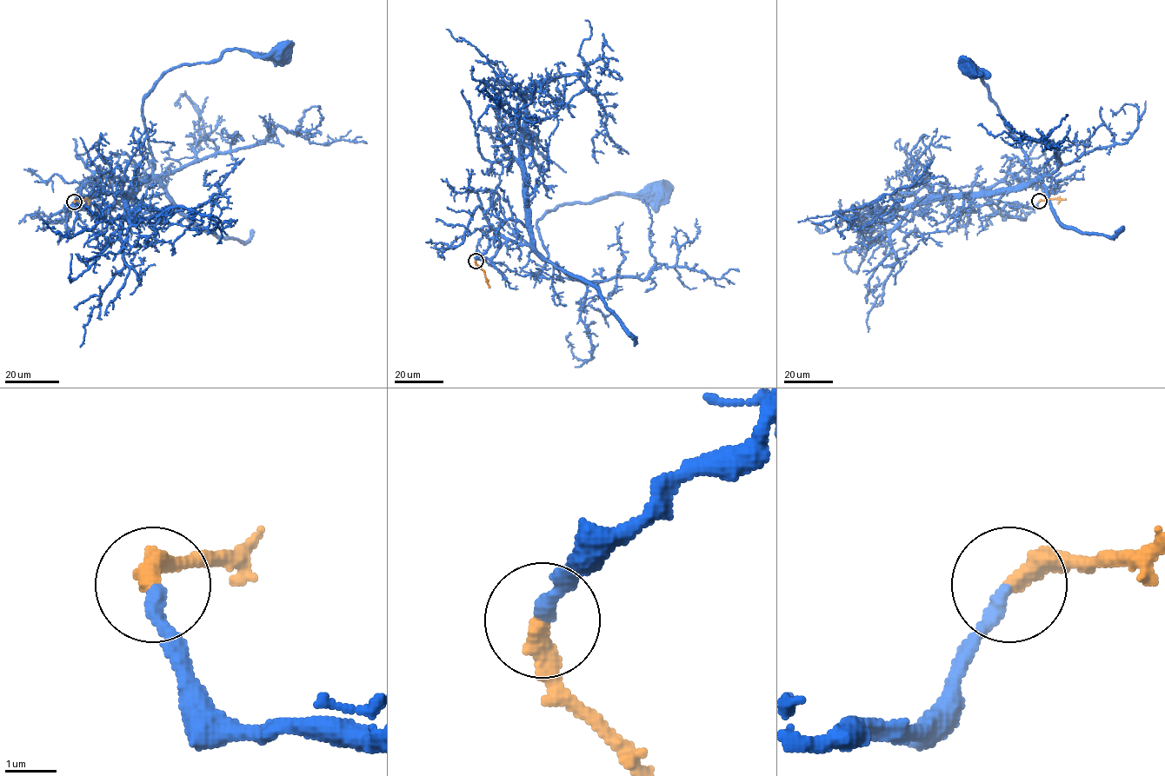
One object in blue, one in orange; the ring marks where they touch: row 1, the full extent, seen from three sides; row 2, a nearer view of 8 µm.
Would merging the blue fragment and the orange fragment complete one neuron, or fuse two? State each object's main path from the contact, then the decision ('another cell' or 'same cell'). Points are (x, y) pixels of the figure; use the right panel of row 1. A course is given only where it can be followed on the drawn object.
blue via (1039, 201), (1030, 208), (998, 206), (1007, 190), (1037, 173), (981, 77), (966, 66) | orange via (1039, 201), (1066, 200) | same cell

